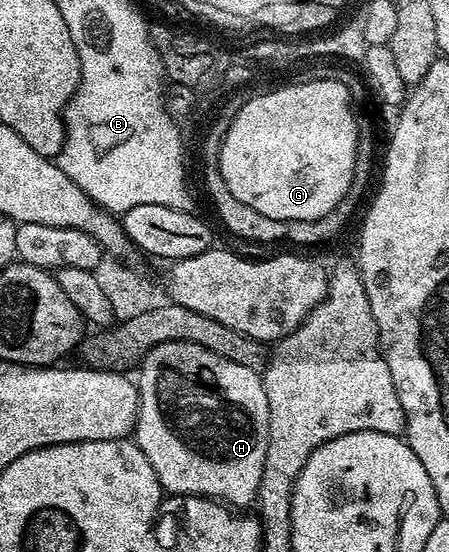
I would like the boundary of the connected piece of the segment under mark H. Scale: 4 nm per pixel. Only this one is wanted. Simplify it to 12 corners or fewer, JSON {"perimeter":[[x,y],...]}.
{"perimeter":[[194,342],[140,361],[161,489],[255,505],[261,373]]}

